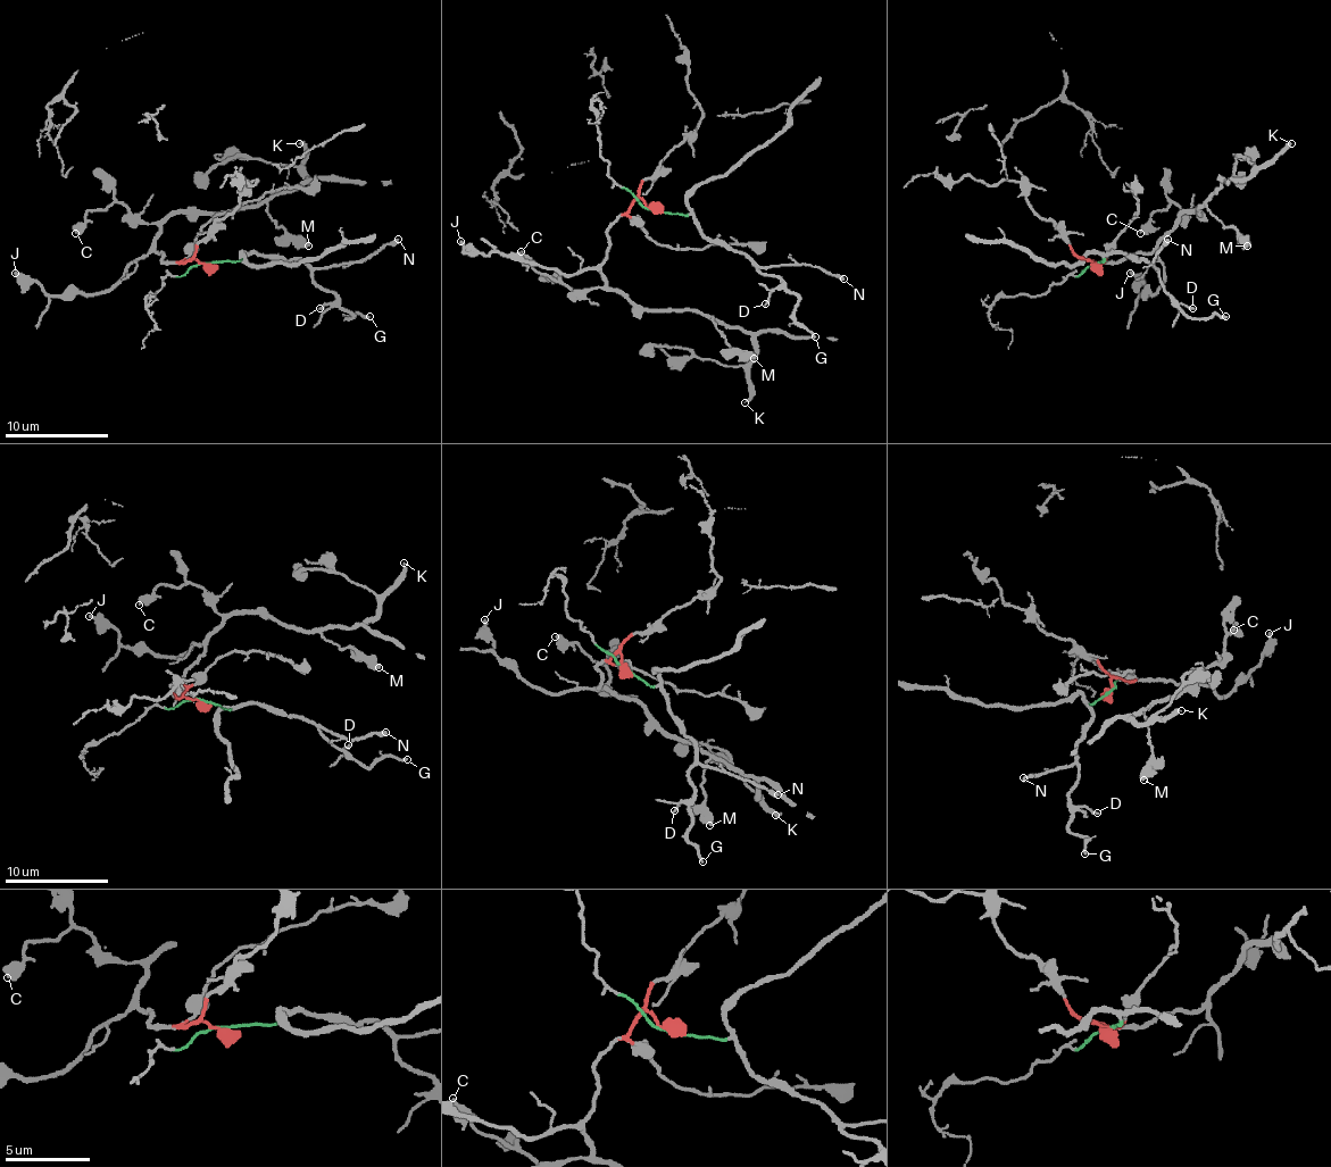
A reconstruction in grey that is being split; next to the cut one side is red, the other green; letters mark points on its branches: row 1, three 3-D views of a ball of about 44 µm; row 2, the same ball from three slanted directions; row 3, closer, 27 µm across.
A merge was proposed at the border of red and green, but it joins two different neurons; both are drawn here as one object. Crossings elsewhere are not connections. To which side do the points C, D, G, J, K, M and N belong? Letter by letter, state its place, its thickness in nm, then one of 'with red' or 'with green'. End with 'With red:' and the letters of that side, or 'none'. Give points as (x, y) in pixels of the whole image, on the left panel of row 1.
C: (75, 233) | 480 nm | with red
D: (319, 308) | 170 nm | with green
G: (369, 316) | 190 nm | with green
J: (15, 273) | 280 nm | with red
K: (299, 143) | 260 nm | with red
M: (308, 246) | 550 nm | with red
N: (398, 239) | 320 nm | with green
With red: C, J, K, M

